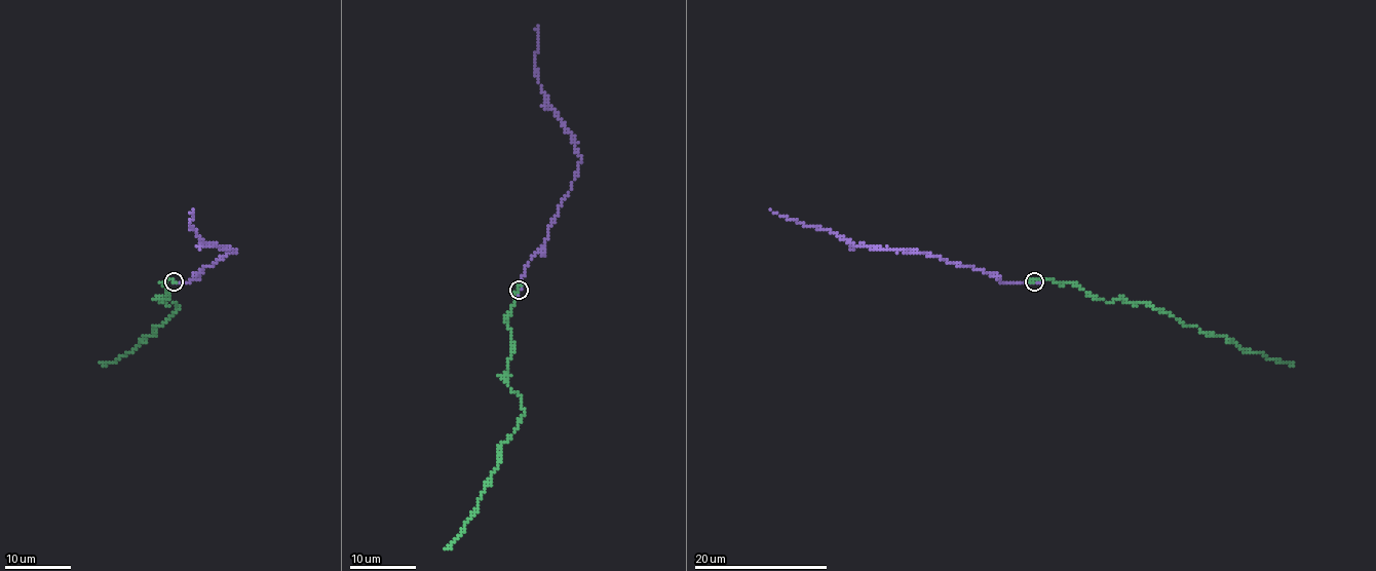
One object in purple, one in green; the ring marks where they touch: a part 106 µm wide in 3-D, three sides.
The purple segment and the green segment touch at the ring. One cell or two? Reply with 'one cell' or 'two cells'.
one cell

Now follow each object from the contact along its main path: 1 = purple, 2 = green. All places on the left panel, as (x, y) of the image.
1: (174, 281), (187, 283), (198, 271), (237, 250), (208, 245), (189, 225), (193, 217), (192, 208)
2: (174, 281), (162, 283), (168, 297), (162, 302), (179, 308), (131, 351), (101, 364)

